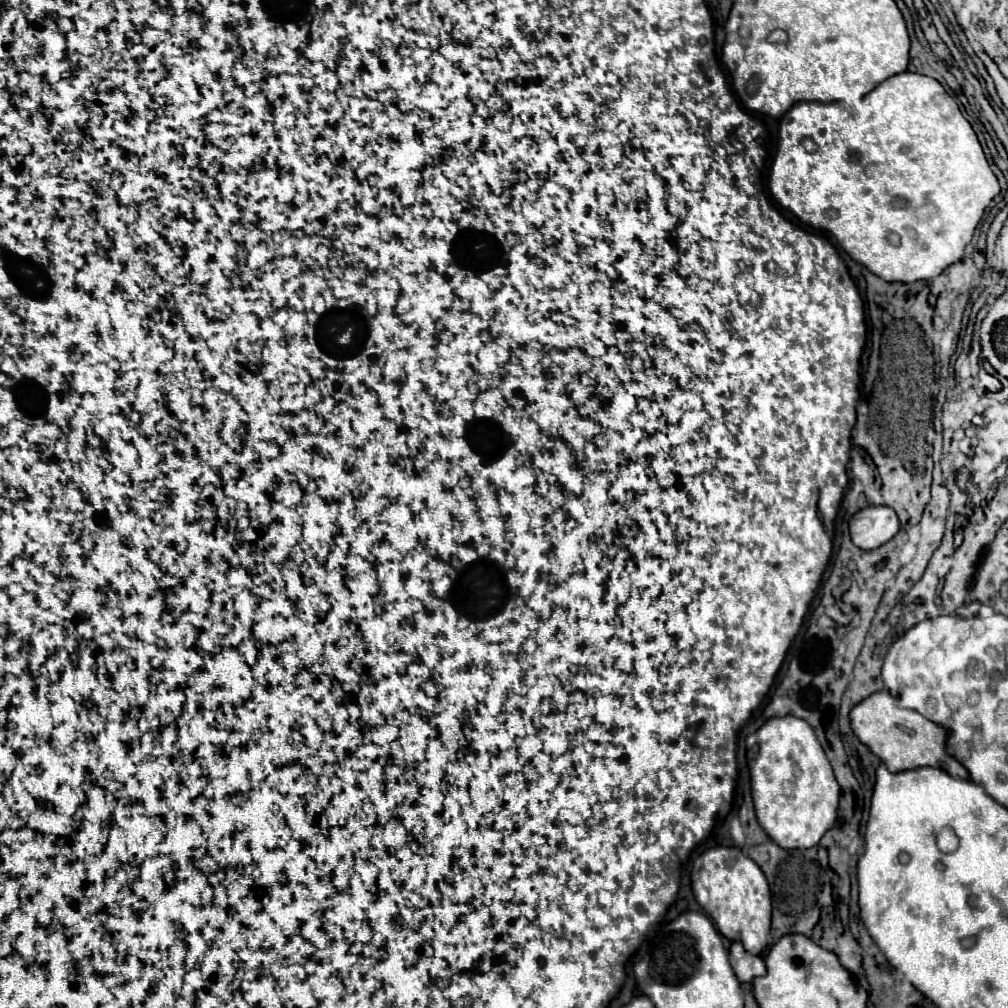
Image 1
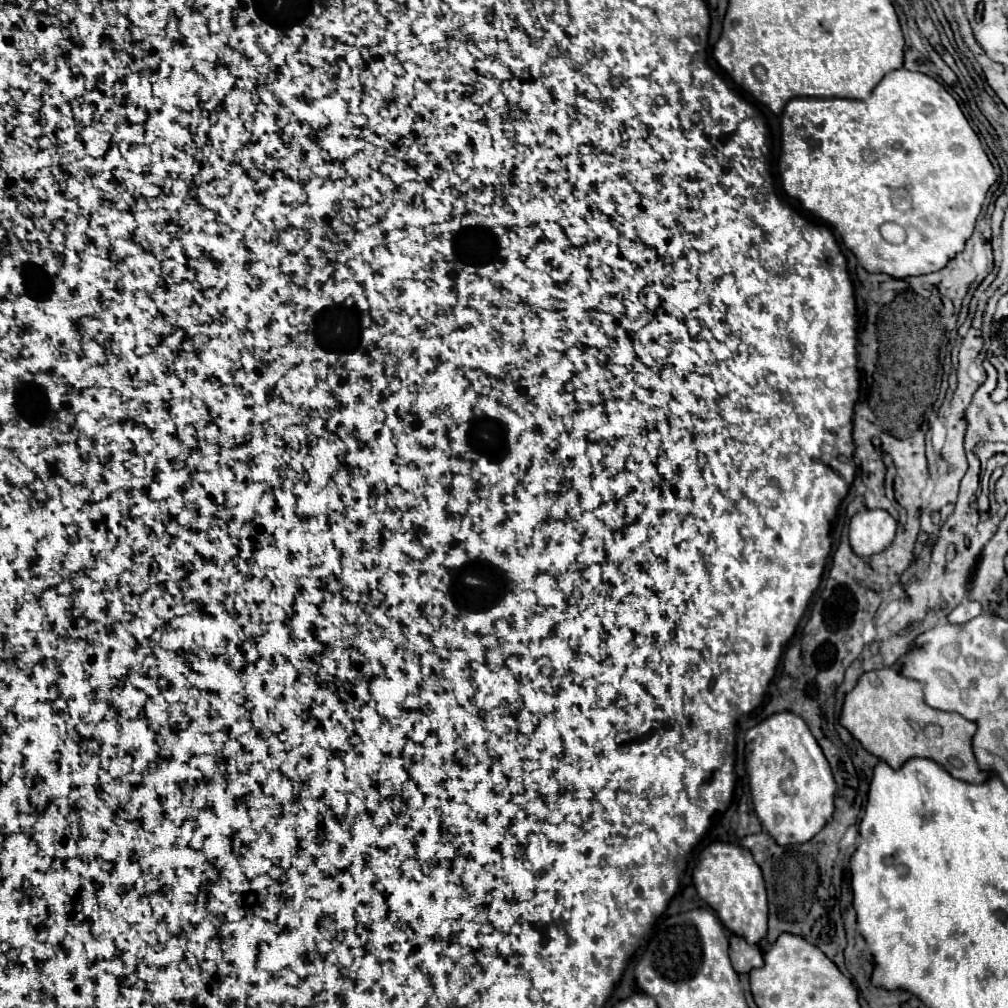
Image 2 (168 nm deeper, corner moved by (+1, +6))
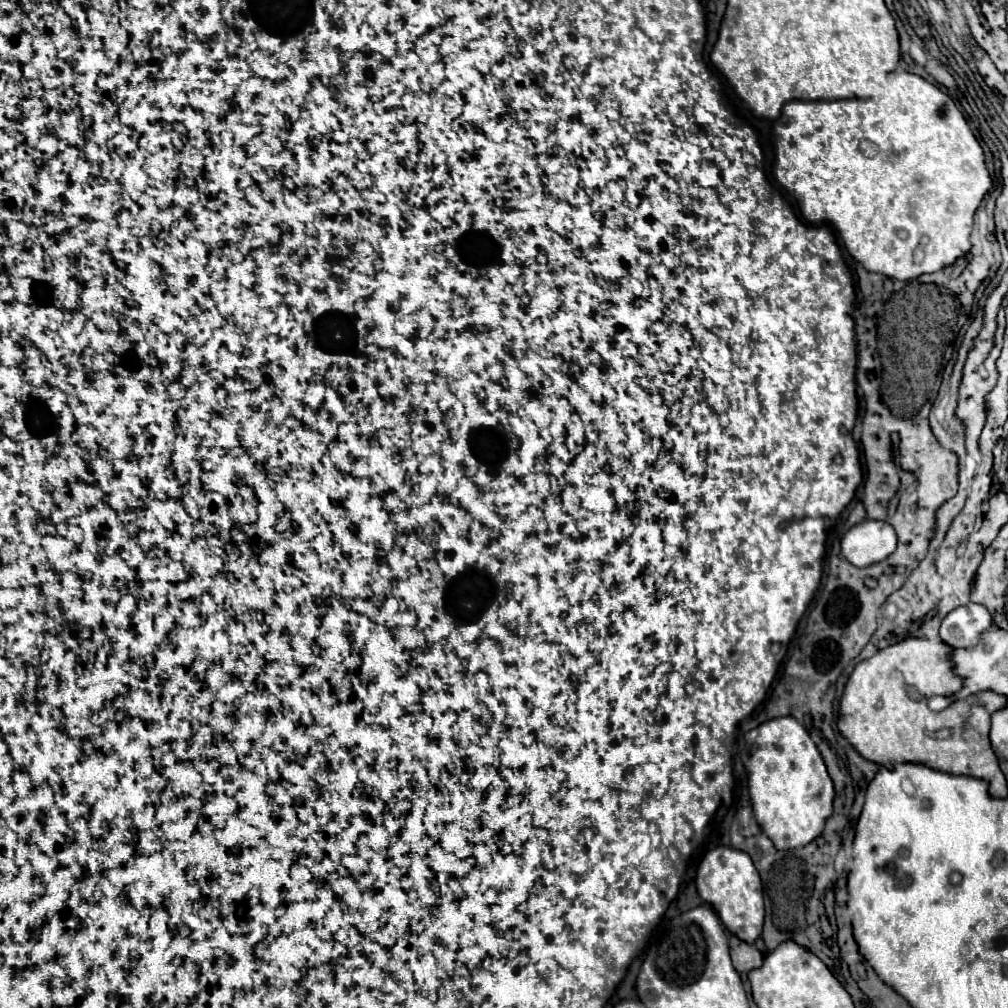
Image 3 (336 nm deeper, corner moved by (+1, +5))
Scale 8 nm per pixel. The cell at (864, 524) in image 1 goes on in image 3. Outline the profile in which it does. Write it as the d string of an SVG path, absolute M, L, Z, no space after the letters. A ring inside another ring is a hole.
M863 520L855 524L841 542L843 556L859 568L877 564L893 554L897 548L897 534L889 522Z

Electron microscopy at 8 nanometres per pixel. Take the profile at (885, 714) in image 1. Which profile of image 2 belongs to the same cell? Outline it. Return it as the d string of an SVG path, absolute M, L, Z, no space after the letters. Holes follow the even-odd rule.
M899 665L863 673L859 677L857 685L845 695L843 713L841 713L839 721L871 755L883 759L893 769L899 769L911 757L929 757L929 759L935 759L953 777L969 781L969 783L983 783L985 779L989 779L993 775L989 771L979 769L977 759L975 759L973 749L971 749L971 741L973 741L973 735L977 731L977 723L967 721L959 713L943 713L943 711L937 711L937 709L925 705L921 681L913 681L913 679L901 675Z

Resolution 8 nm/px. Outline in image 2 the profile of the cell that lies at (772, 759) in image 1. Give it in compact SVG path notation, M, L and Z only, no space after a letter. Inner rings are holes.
M775 713L761 721L757 727L753 727L747 733L747 739L751 739L745 745L745 767L749 773L749 787L753 795L753 807L763 823L765 831L779 843L779 845L799 845L813 839L823 825L833 817L833 797L835 797L835 779L831 773L831 767L817 745L815 737L811 735L805 721L795 713Z

